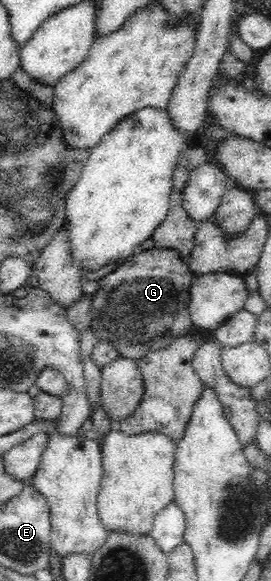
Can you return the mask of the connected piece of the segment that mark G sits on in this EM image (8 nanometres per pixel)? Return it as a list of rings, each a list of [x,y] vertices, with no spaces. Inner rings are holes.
[[[156,245],[149,250],[145,248],[137,250],[126,259],[124,264],[100,279],[100,291],[96,291],[93,296],[92,309],[90,309],[91,324],[98,332],[98,339],[116,344],[120,355],[137,360],[147,351],[166,347],[177,335],[188,333],[193,325],[188,307],[190,287],[195,276],[187,260],[182,258],[178,250]]]

